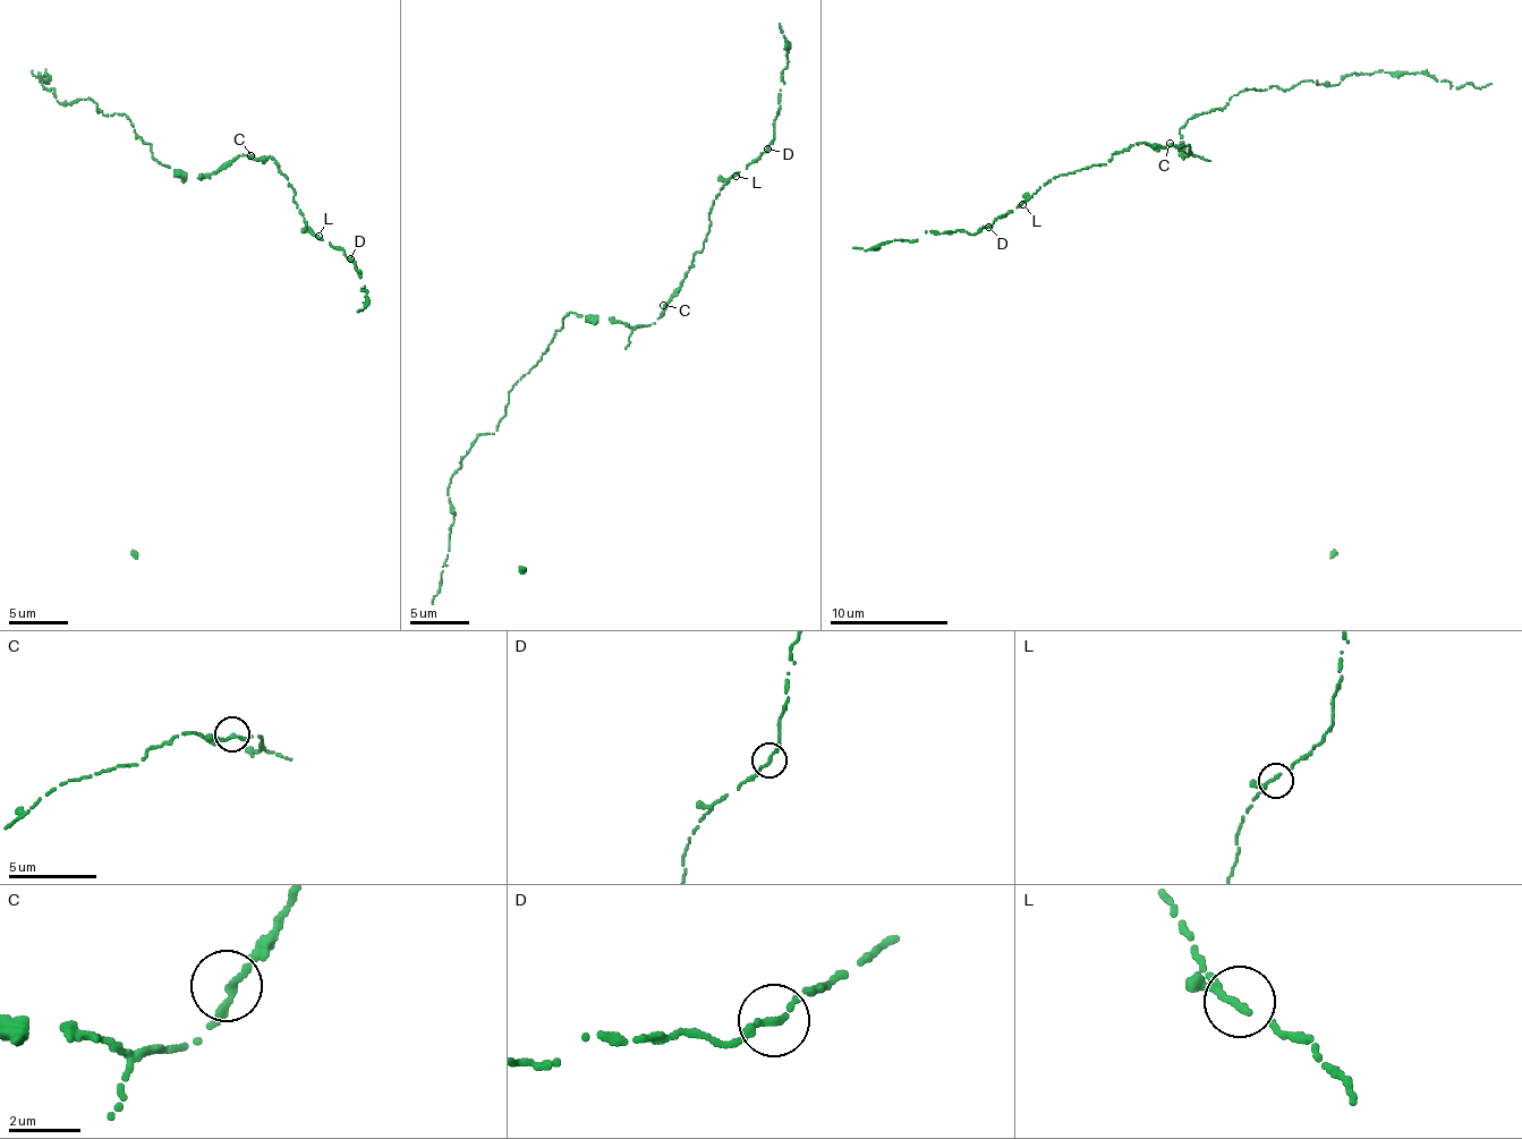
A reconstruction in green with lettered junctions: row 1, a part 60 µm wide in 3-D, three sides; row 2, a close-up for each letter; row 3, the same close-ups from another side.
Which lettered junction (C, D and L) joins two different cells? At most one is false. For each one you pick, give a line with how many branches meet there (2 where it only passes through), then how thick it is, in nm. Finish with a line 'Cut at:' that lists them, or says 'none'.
Cut at: none

